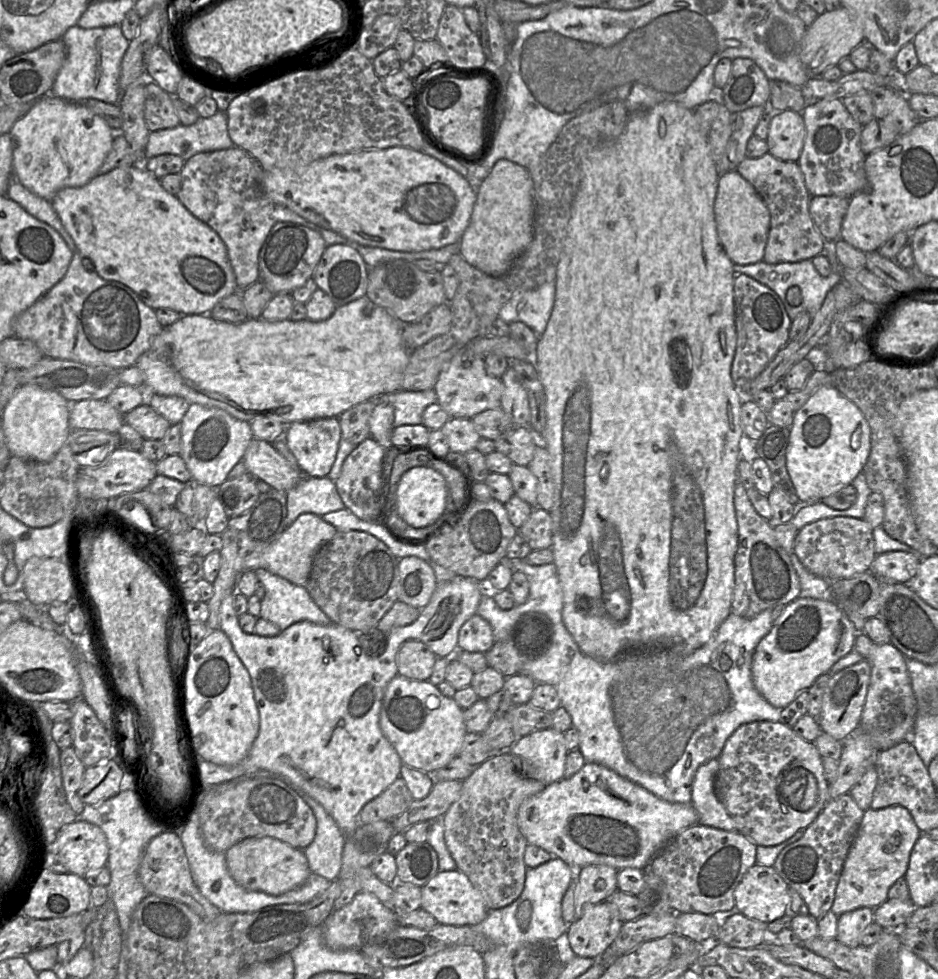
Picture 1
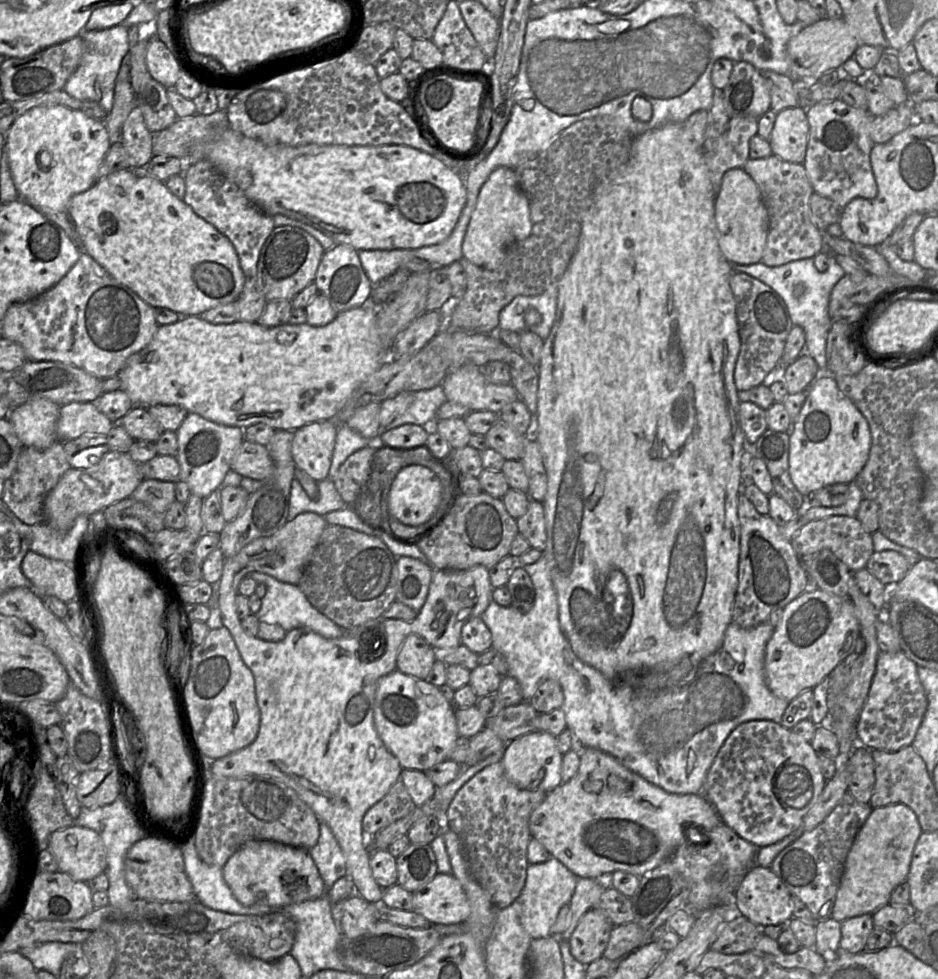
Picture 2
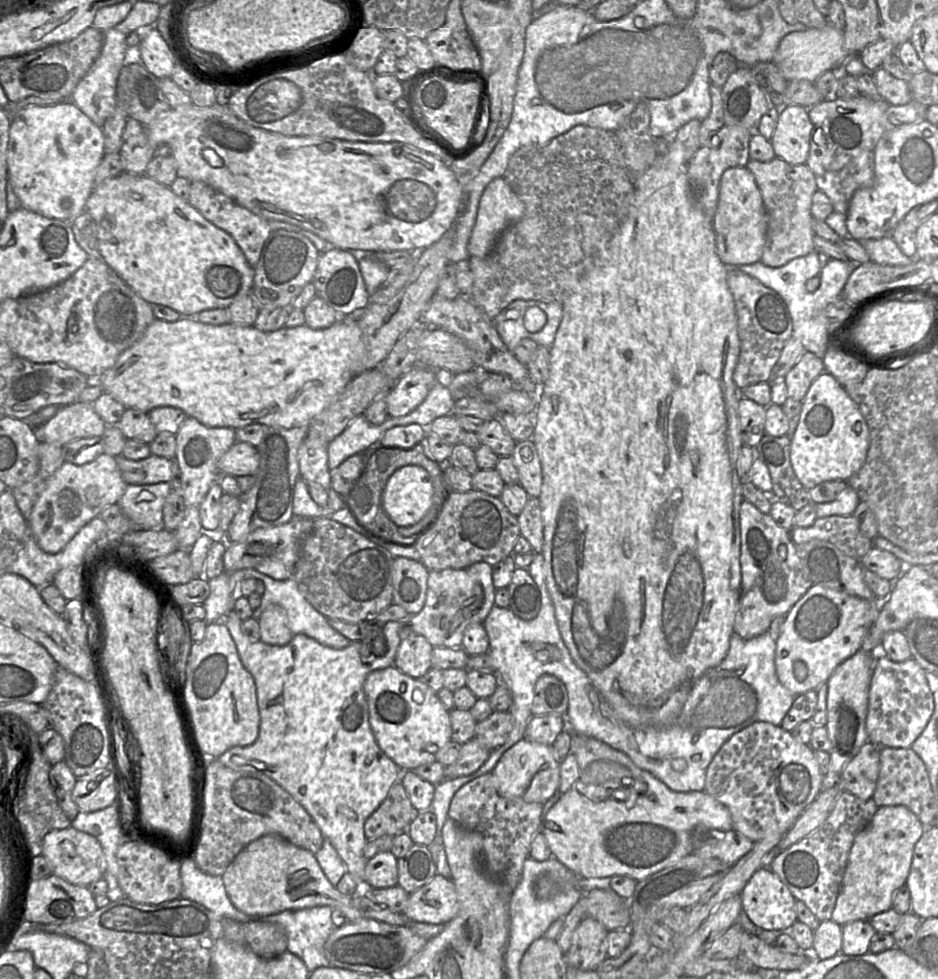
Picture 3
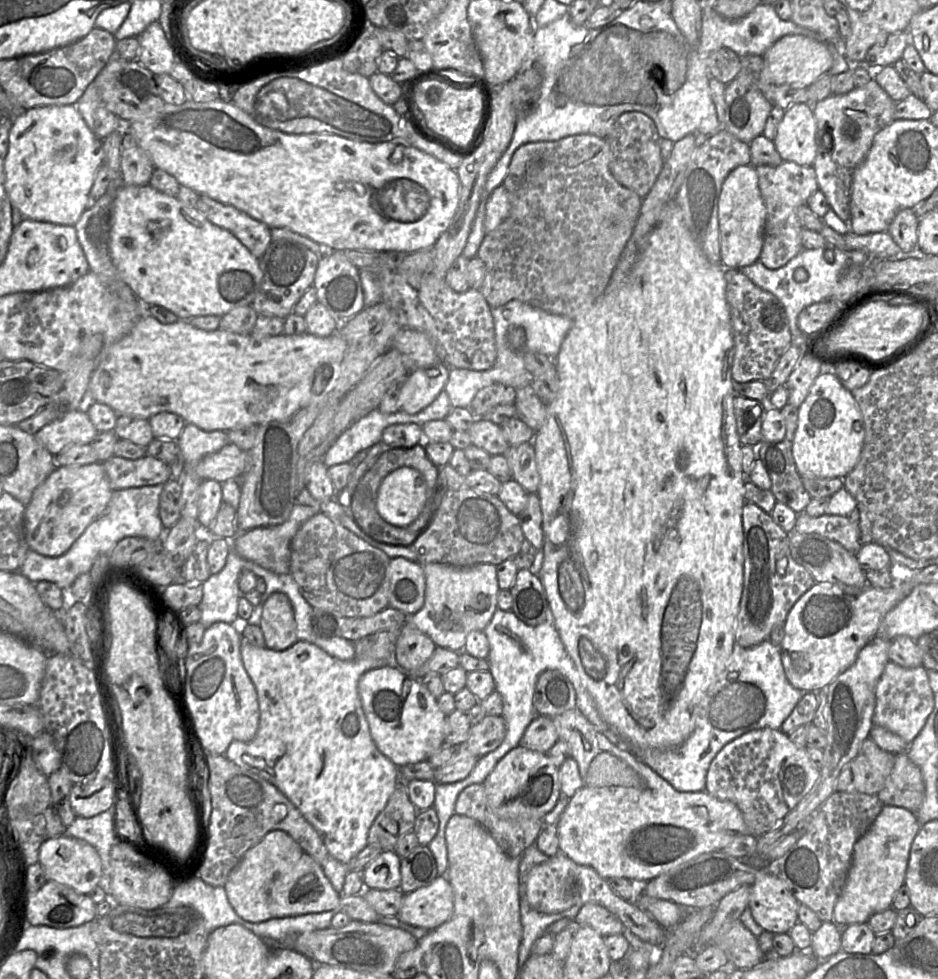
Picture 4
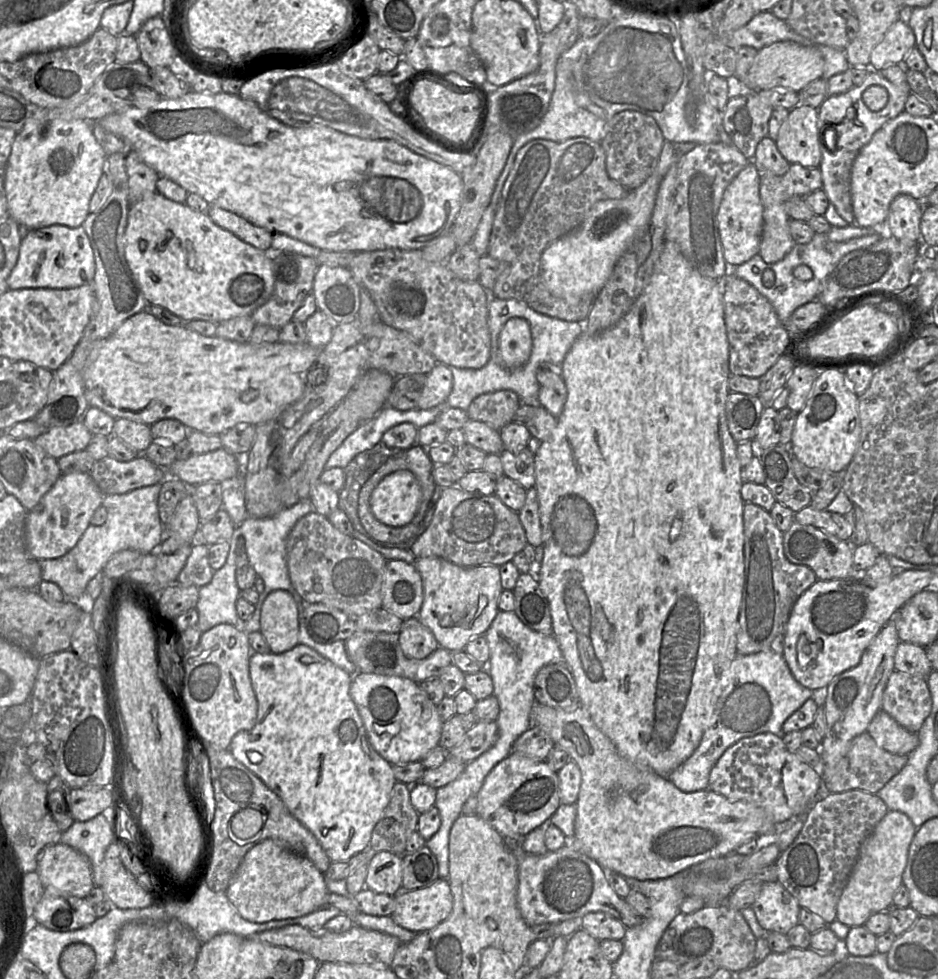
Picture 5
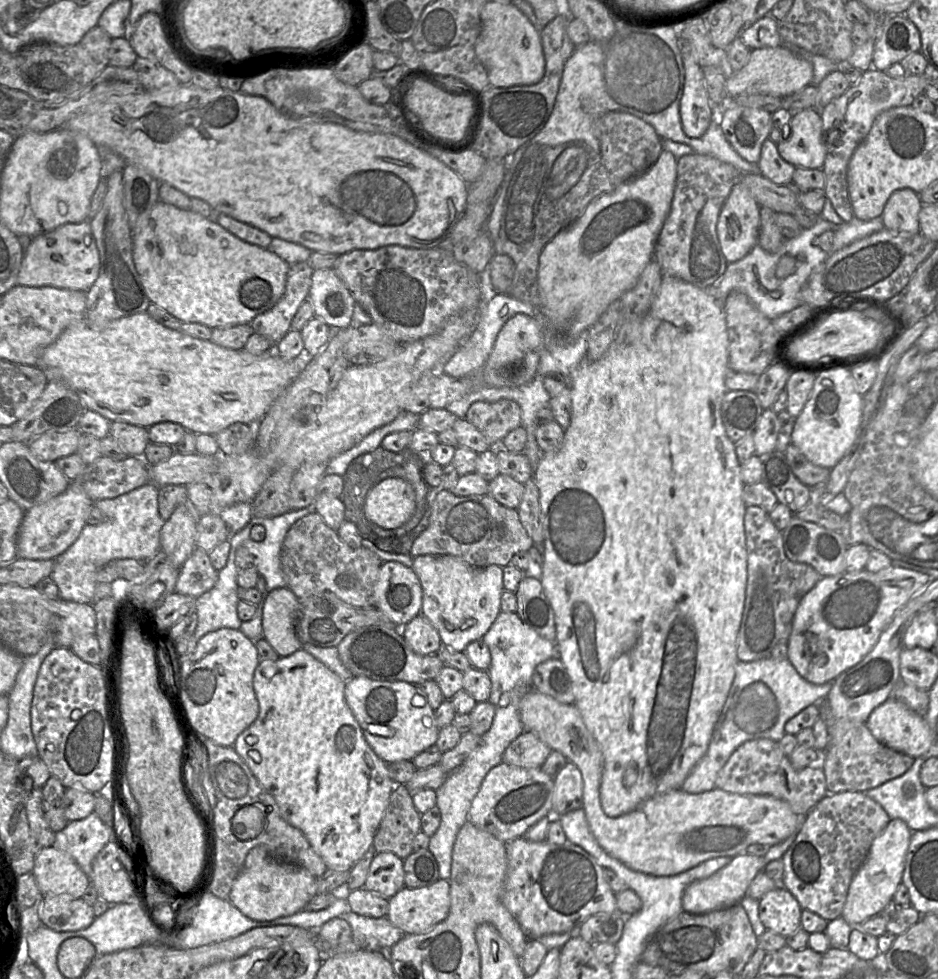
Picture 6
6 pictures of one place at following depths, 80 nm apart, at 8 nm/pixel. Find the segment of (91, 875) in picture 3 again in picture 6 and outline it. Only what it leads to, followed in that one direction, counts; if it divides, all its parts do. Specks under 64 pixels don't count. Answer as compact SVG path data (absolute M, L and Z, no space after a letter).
M53 846L39 851L32 874L43 895L82 898L91 884L74 858Z

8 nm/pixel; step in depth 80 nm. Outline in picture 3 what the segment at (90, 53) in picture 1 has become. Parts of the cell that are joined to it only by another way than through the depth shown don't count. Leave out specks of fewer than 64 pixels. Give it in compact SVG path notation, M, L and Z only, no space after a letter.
M116 28L103 32L103 46L98 58L73 90L72 101L94 124L102 127L112 115L116 104L116 84L120 71L132 57L126 43L127 35Z

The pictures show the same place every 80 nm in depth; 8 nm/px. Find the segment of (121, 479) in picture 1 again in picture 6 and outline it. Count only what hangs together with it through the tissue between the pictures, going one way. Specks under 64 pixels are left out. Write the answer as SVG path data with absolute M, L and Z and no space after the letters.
M70 482L63 493L25 511L17 537L17 557L51 560L64 553L86 525L92 505L95 503L76 484Z

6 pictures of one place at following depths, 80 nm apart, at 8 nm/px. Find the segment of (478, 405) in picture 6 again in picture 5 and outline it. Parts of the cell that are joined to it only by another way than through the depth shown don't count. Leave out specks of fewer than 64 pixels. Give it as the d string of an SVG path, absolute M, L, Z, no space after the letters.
M499 390L479 395L470 404L469 420L481 421L500 431L514 421L521 405L519 396L512 390Z

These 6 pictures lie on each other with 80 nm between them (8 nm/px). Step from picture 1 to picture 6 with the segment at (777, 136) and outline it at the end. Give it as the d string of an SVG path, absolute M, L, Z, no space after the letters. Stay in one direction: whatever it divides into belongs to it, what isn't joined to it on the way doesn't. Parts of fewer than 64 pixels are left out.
M818 109L794 112L789 137L777 144L780 156L796 168L822 169L826 148L823 124Z

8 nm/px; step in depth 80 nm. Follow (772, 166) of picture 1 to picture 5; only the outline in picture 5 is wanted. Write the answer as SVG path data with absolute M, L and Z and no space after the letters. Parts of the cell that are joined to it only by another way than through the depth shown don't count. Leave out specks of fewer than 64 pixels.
M790 164L789 170L782 176L775 175L769 171L760 172L763 228L759 254L766 263L780 261L791 251L795 244L789 229L790 217L784 208L785 201L792 196L805 197L815 190L822 189L822 186L822 175L819 167L803 167L800 164Z

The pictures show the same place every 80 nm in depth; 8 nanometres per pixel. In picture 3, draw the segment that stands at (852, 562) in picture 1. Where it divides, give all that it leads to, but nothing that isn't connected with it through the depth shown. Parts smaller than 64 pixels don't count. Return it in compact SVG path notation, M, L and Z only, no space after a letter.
M853 515L817 517L810 526L794 527L790 533L795 545L812 539L824 540L859 562L874 546L873 540L862 533Z

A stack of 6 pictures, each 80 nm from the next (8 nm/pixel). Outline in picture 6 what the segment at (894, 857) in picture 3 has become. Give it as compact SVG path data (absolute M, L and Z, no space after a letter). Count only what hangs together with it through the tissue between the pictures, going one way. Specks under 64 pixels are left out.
M891 819L883 832L873 841L867 858L851 881L841 914L851 926L859 926L867 919L880 915L893 900L894 893L902 883L912 832L903 820Z

